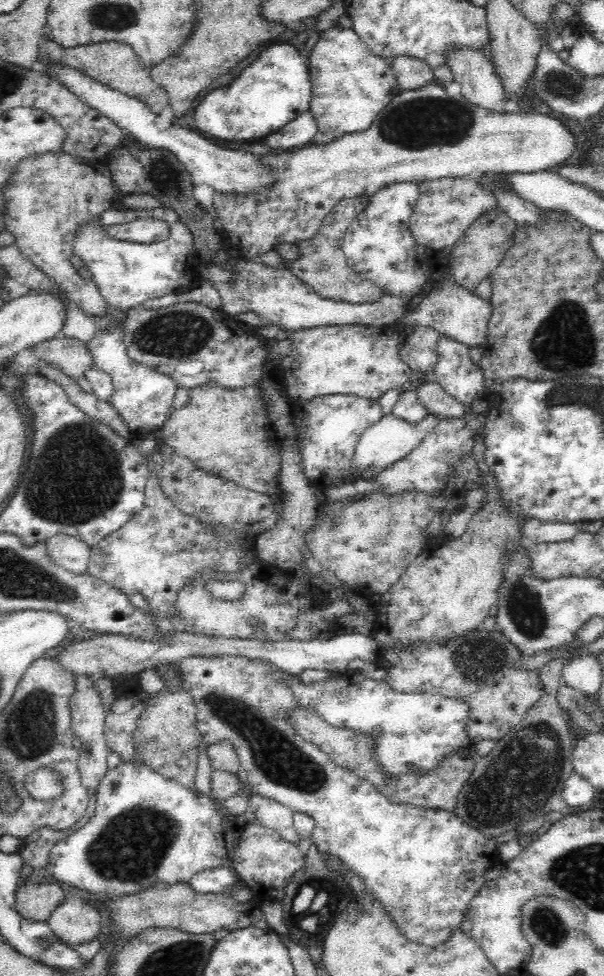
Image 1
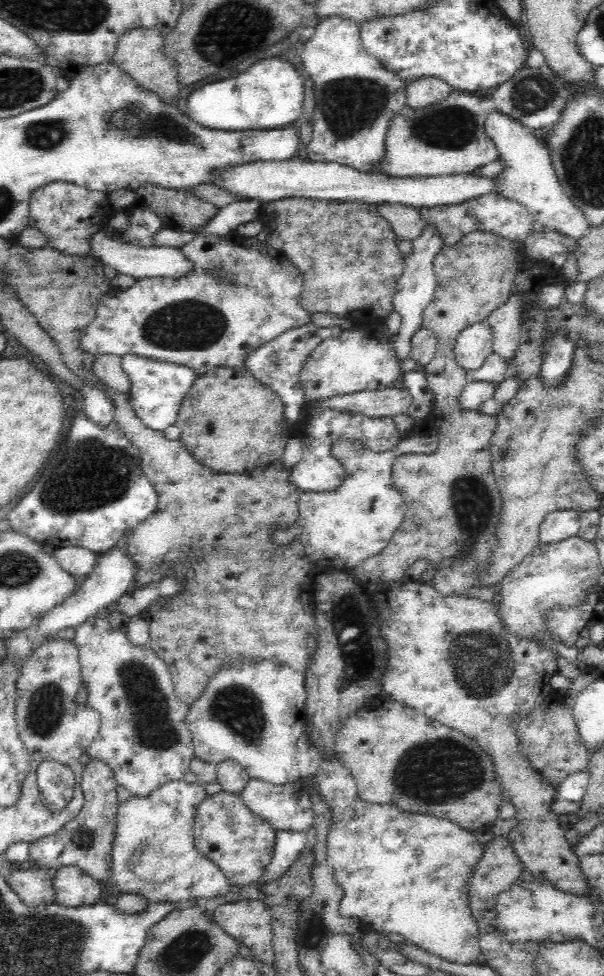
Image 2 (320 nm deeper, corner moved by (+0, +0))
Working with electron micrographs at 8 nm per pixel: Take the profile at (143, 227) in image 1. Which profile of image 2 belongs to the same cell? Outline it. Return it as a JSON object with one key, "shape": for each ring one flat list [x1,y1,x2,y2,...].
{"shape":[[52,182,36,190,29,199,29,226,39,230,48,238,46,246,55,249,60,253,76,255,77,257,87,256,91,252,91,237,99,232,107,230,104,222,113,214,108,194,99,191,88,191,86,187,77,186,70,182]]}

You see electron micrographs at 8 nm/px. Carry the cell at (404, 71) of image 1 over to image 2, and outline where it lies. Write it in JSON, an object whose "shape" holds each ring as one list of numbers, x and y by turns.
{"shape":[[424,77,413,79,405,86,407,105,416,109,423,109,435,102,447,99,454,91,453,88,441,78]]}

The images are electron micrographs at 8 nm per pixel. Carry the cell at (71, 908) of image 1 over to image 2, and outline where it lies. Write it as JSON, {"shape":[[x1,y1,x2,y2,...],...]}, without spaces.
{"shape":[[76,865,62,866,52,871,53,874,53,889,55,890,56,900,55,902,61,904,65,908,75,908,82,905,94,905,102,892,100,891,100,883,92,878,89,874,86,874,83,870,77,868]]}

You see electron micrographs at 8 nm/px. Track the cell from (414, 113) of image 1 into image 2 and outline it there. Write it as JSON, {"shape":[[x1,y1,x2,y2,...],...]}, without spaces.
{"shape":[[454,90,447,99,435,102,423,109,406,105,389,123,385,136,385,157,377,163,378,172,390,177,424,177,469,174,499,158,495,143,485,133,486,114,480,107,480,100,474,94]]}

